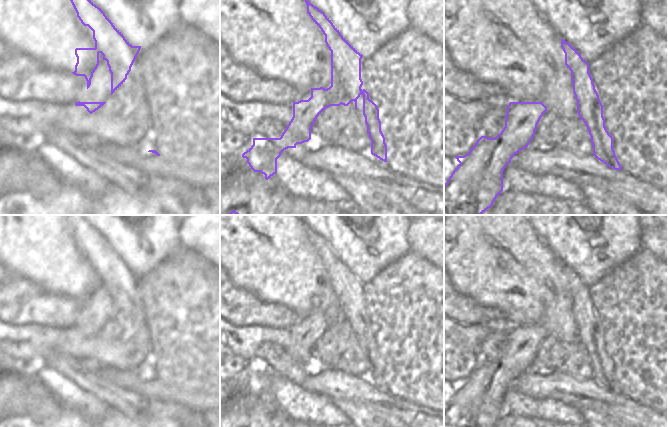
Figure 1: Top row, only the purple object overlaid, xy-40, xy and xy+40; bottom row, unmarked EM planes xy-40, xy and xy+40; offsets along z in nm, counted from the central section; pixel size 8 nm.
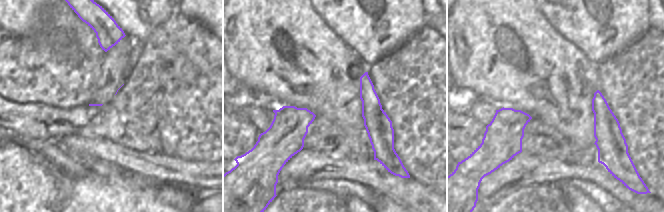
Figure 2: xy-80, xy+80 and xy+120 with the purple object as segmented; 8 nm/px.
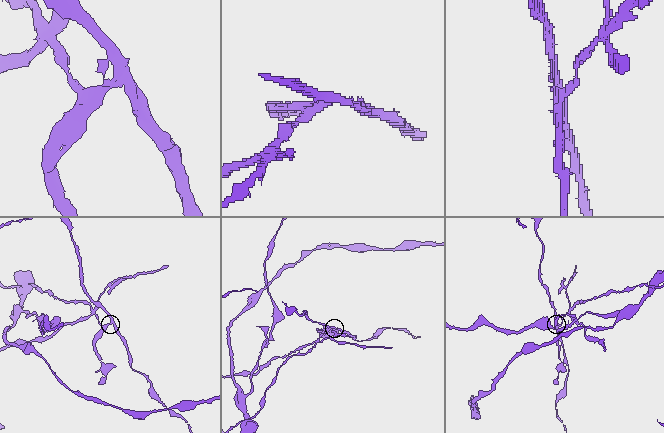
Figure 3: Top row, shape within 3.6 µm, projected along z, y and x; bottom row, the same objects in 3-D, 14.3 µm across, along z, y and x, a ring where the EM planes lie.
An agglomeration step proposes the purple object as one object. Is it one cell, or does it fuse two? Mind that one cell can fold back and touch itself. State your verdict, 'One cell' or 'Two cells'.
Two cells.

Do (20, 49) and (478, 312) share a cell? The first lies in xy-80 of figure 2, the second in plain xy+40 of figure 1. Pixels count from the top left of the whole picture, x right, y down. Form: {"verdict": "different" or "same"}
{"verdict": "same"}

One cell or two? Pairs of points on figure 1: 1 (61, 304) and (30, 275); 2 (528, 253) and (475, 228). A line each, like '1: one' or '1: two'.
1: two
2: one

